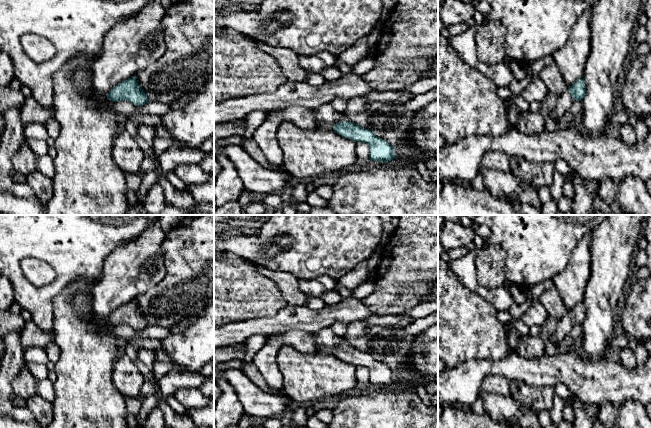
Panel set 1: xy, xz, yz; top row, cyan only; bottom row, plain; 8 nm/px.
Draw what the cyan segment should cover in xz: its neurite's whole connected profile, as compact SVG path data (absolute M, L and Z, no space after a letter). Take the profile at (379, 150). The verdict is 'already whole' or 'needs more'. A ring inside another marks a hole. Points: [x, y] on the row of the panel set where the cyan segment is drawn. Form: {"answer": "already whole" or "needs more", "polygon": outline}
{"answer": "needs more", "polygon": "M342 114L341 119L333 127L333 131L354 142L363 142L369 146L369 159L379 162L389 162L395 158L393 147L385 140L375 136L369 129L352 123Z"}

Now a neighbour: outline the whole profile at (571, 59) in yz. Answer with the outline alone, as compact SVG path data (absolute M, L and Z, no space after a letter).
M591 9L582 13L574 24L567 43L552 55L568 87L584 75L591 51L591 17Z

